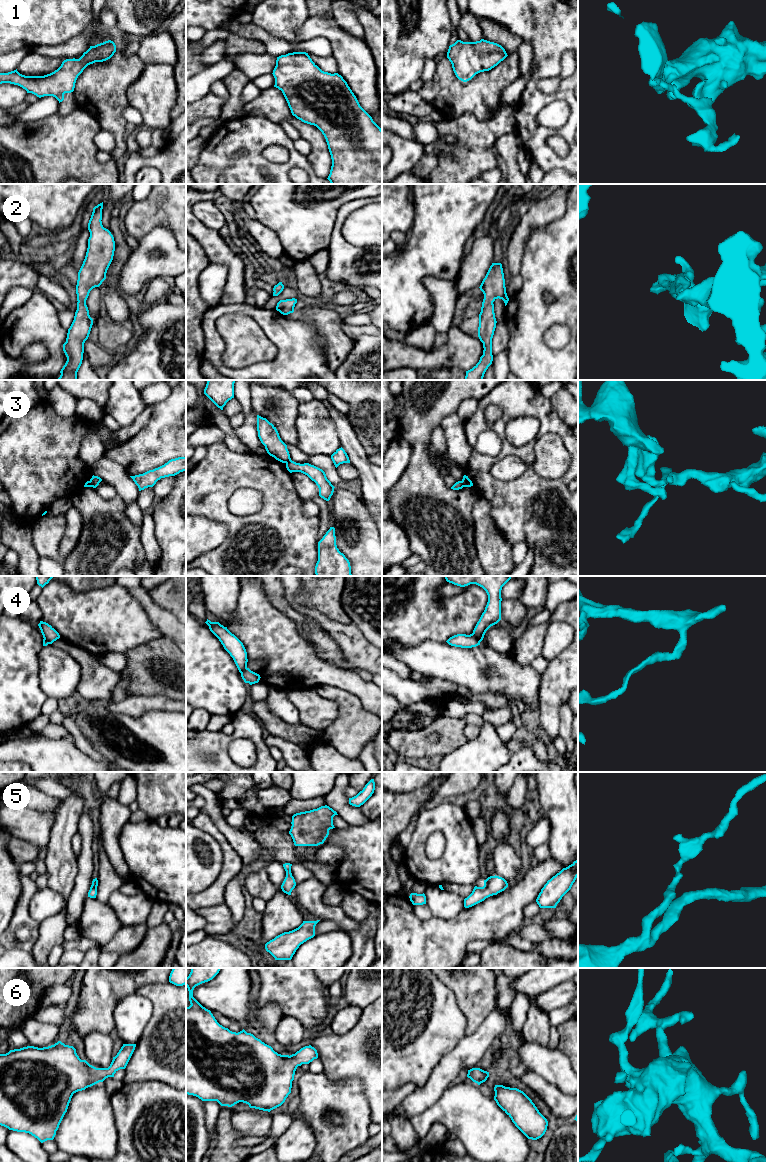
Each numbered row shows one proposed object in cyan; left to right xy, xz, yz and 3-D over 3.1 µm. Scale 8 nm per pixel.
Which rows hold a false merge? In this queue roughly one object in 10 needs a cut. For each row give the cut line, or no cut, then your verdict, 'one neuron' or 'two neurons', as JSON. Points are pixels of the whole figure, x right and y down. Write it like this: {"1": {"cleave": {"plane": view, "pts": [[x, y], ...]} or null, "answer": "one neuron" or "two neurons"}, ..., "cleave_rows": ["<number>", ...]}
{"1": {"cleave": null, "answer": "one neuron"}, "2": {"cleave": null, "answer": "one neuron"}, "3": {"cleave": {"plane": "yz", "pts": [[460, 481], [463, 486]]}, "answer": "two neurons"}, "4": {"cleave": {"plane": "yz", "pts": [[472, 633], [479, 642]]}, "answer": "two neurons"}, "5": {"cleave": null, "answer": "one neuron"}, "6": {"cleave": null, "answer": "one neuron"}, "cleave_rows": ["3", "4"]}

